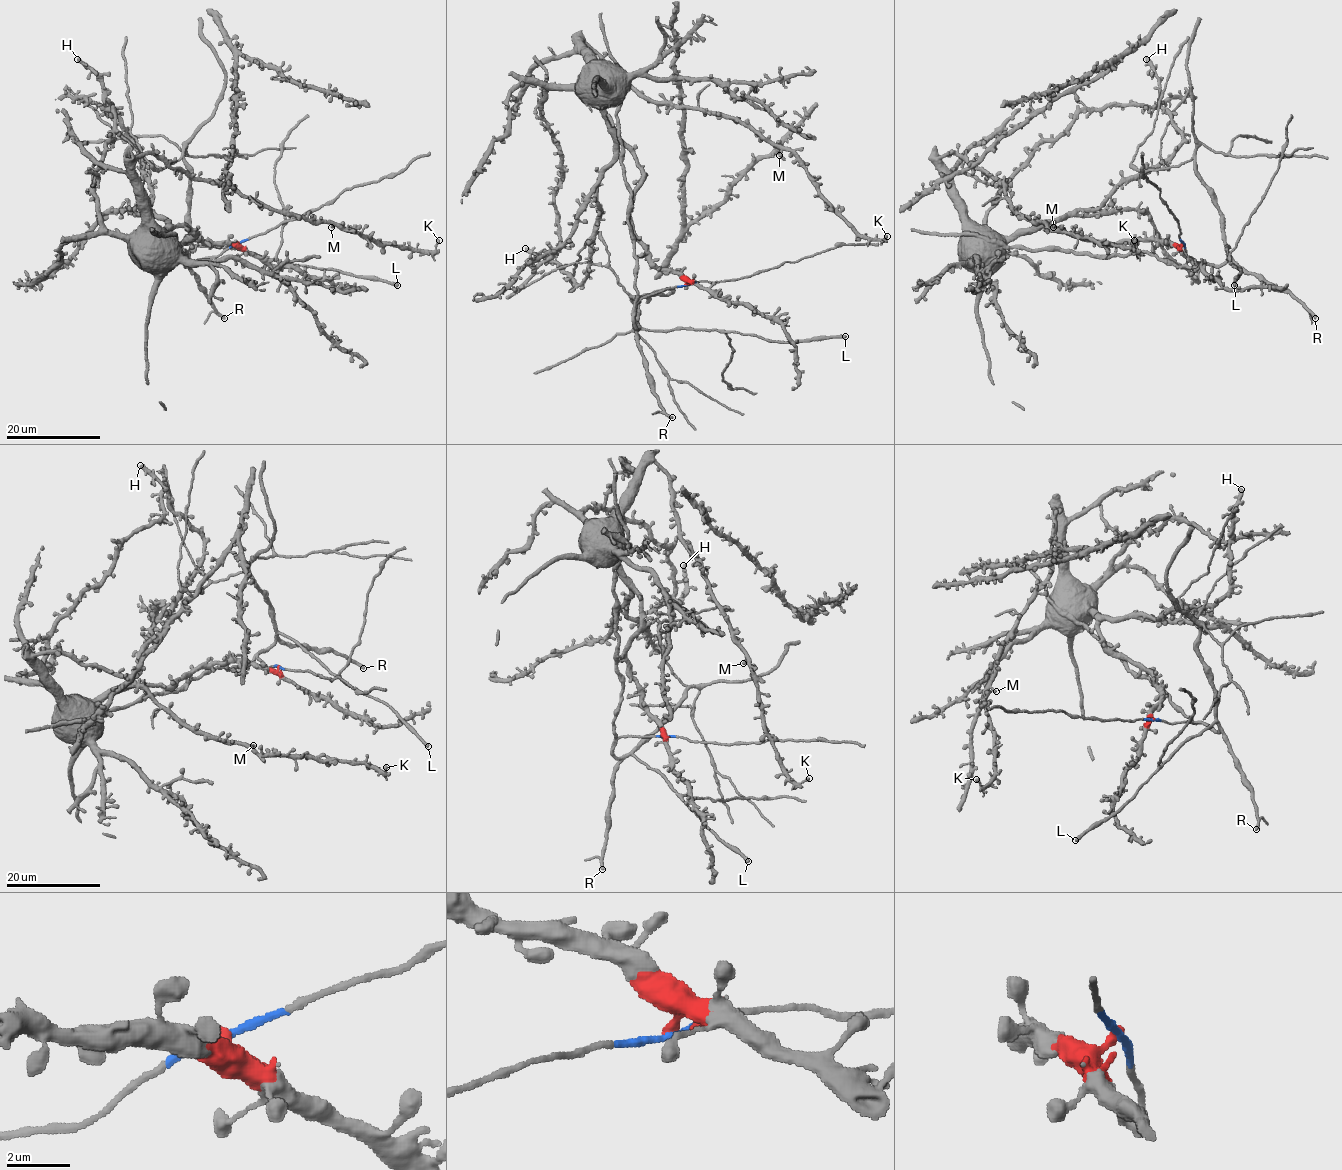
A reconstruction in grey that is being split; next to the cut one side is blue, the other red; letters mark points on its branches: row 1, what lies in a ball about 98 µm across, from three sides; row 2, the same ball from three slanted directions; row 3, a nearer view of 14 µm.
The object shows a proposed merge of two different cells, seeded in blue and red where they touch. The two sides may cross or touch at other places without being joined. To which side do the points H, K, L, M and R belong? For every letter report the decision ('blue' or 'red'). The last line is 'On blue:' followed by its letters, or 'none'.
H: red
K: red
L: blue
M: red
R: blue
On blue: L, R

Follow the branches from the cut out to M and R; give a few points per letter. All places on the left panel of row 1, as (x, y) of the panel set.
M: (238, 242), (182, 242), (193, 233), (186, 226), (156, 236), (135, 160), (156, 154), (193, 178), (331, 227)
R: (238, 242), (216, 256), (185, 264), (188, 257), (189, 267), (211, 306), (224, 318)

